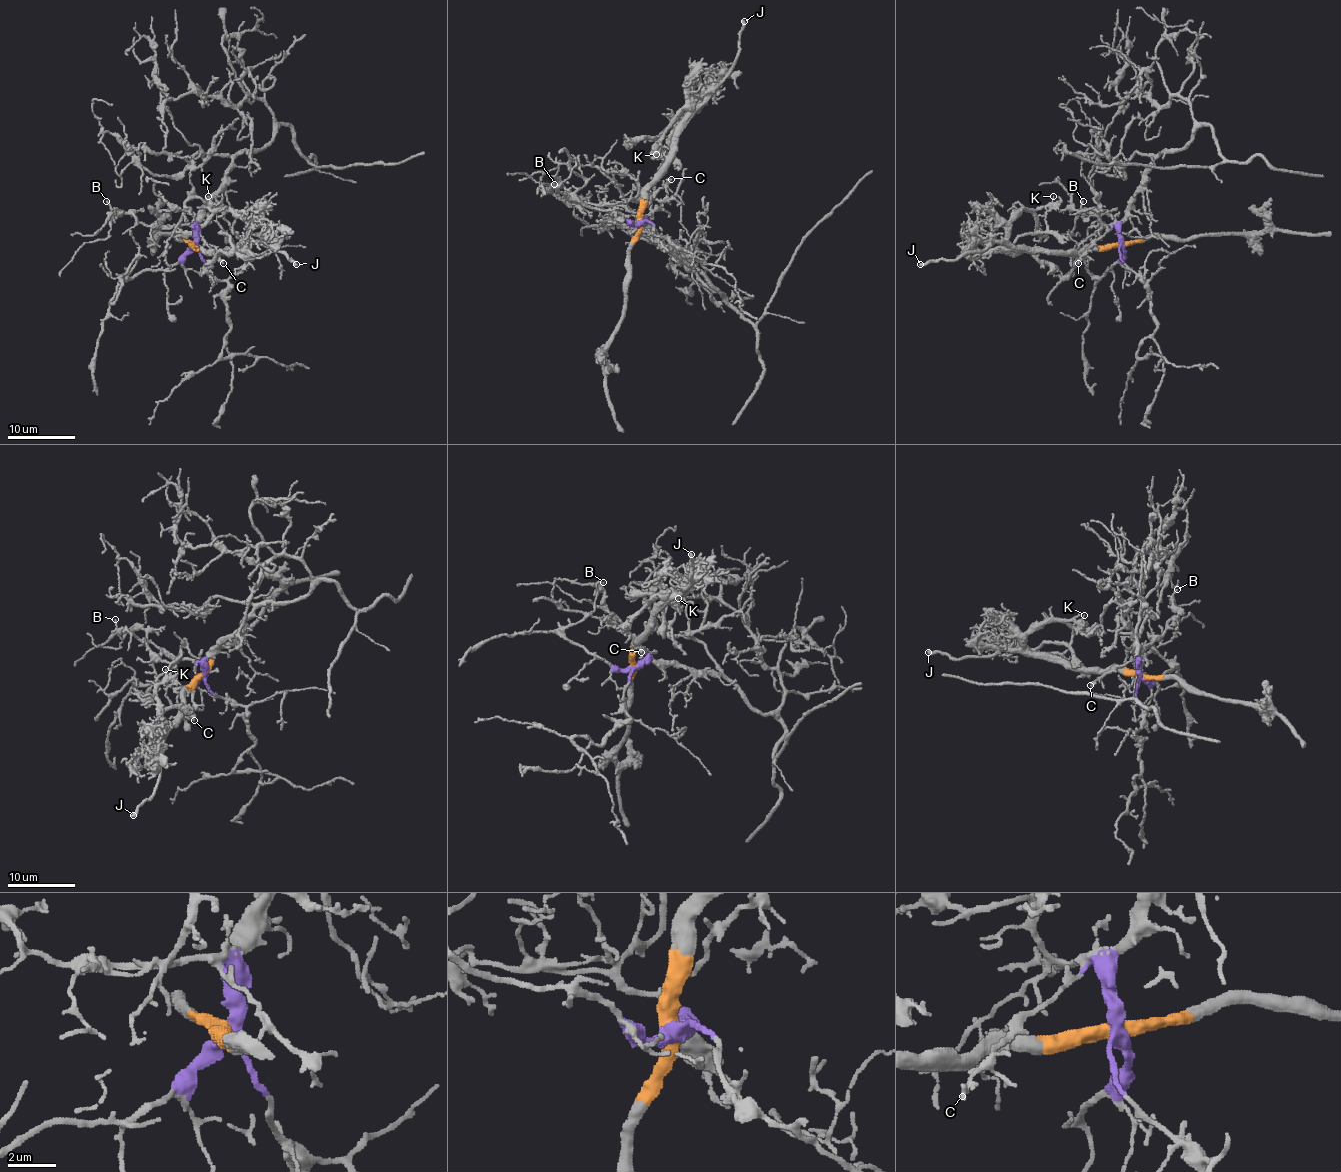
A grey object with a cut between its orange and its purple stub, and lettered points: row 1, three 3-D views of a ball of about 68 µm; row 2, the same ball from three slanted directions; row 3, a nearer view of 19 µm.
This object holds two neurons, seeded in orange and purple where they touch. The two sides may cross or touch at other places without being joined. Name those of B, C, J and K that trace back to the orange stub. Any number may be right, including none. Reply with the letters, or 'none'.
J, K

